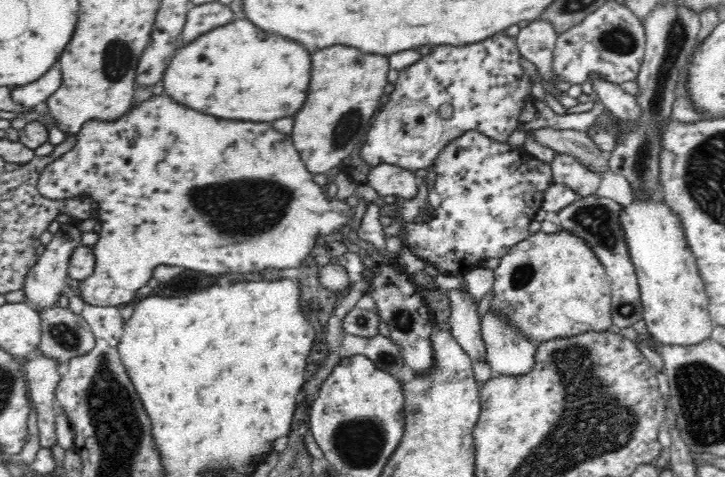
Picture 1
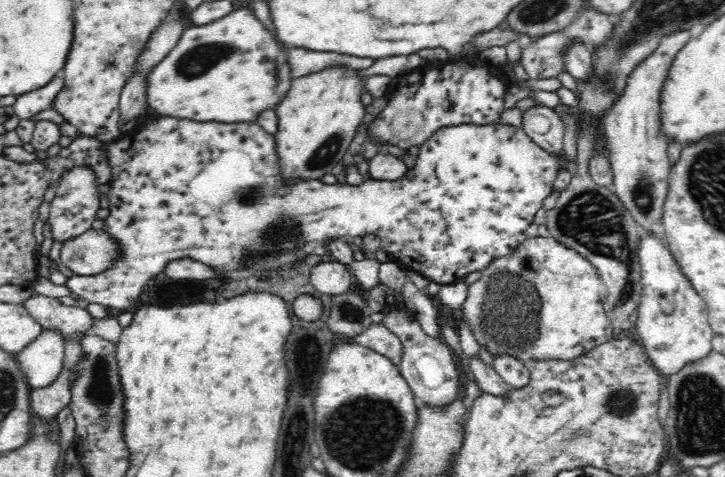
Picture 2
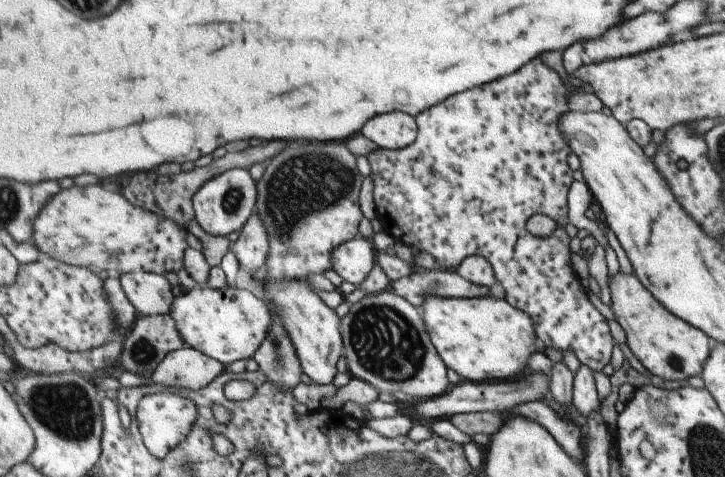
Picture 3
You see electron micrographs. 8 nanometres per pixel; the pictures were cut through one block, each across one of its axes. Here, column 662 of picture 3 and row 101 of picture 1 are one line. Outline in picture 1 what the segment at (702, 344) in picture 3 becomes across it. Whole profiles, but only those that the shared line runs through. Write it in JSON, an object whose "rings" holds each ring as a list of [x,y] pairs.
{"rings":[[[334,46],[318,50],[310,55],[309,81],[304,102],[292,115],[292,130],[289,132],[293,148],[299,154],[299,160],[312,175],[322,174],[331,168],[336,168],[352,154],[360,142],[364,142],[364,134],[369,129],[378,101],[388,84],[389,71],[386,56],[364,54],[355,48]]]}

